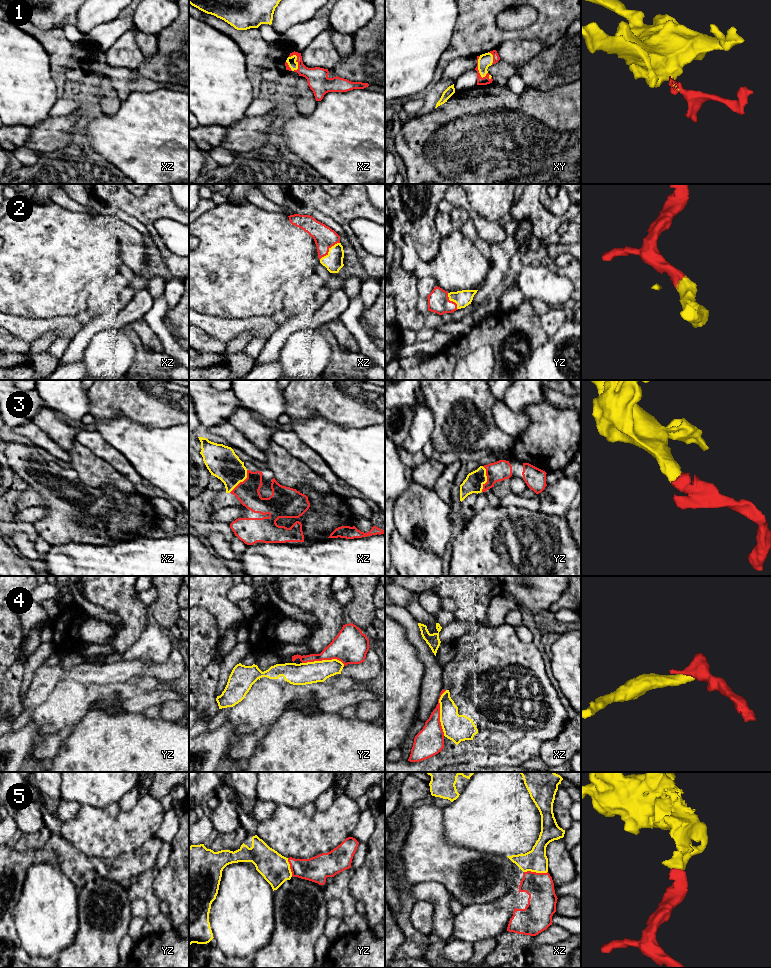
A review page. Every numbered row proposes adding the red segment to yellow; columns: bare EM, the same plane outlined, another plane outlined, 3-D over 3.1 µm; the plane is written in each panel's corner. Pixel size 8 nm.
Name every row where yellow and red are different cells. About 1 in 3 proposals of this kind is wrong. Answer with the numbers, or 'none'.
4

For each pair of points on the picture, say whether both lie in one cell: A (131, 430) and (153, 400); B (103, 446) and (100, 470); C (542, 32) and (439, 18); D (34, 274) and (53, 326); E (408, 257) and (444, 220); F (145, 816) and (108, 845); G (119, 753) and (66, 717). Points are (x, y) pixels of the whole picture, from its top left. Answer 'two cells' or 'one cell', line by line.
A: two cells
B: two cells
C: two cells
D: two cells
E: two cells
F: one cell
G: two cells

